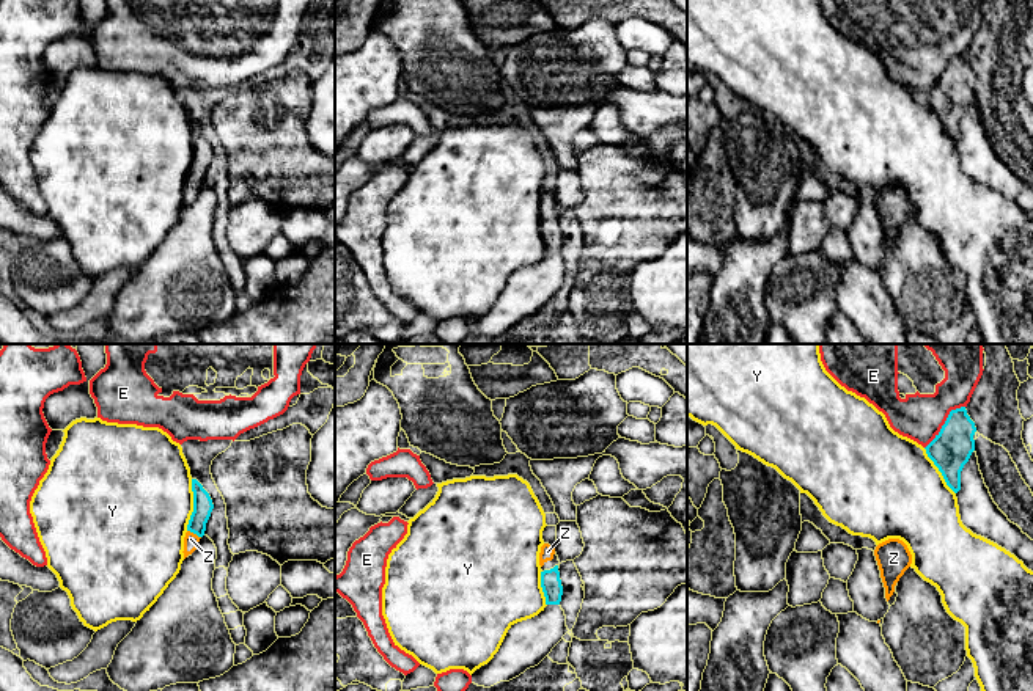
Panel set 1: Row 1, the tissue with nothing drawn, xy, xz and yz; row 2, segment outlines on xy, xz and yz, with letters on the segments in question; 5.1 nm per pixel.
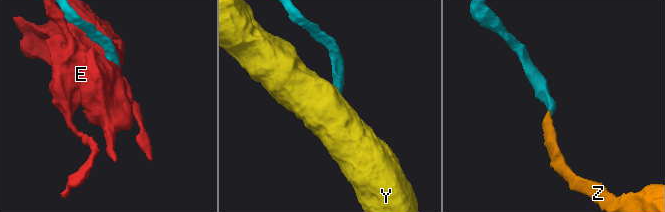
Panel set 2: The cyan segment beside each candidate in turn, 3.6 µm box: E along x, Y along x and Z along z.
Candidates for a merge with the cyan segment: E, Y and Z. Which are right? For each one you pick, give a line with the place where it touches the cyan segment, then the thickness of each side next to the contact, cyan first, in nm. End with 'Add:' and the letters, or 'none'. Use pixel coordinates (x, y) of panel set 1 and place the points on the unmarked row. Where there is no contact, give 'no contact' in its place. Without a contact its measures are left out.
Z: xy (194, 181) | 100/70 nm
Add: Z

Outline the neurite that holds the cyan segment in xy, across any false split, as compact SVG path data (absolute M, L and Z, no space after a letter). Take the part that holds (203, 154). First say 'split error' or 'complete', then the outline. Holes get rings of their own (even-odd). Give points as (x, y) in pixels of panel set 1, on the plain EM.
split error | M192 127L192 140L193 140L193 160L190 163L187 181L184 185L184 207L197 198L197 192L204 184L206 171L214 157L212 148L209 141L203 137L203 133Z

